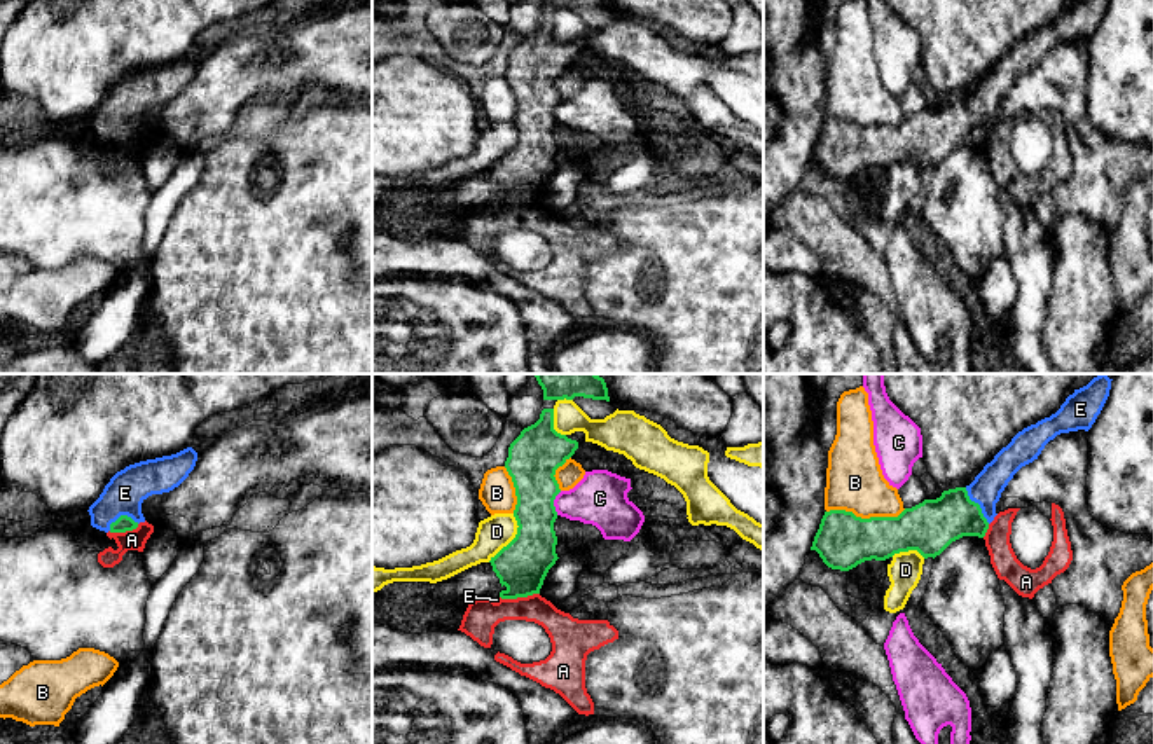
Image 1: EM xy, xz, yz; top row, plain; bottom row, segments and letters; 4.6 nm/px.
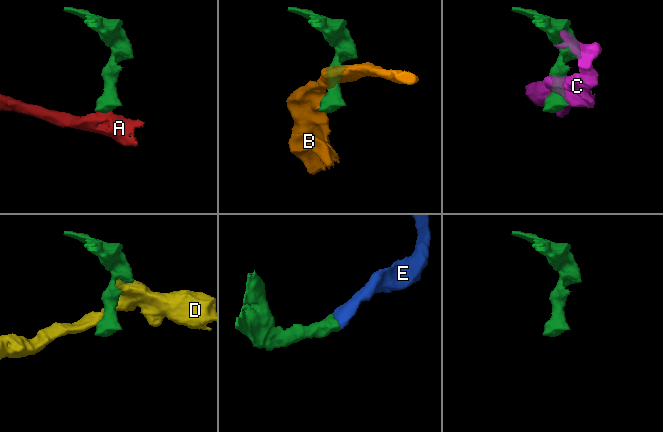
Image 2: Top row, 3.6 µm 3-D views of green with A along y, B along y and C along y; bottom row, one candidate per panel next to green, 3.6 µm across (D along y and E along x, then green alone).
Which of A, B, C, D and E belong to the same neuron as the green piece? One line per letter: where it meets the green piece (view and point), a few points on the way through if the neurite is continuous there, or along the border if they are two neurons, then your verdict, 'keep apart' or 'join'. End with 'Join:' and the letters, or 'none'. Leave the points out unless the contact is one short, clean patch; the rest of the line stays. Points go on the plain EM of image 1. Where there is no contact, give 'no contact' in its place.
A: meets green in xz at (519, 205); border along xz (538, 201), (500, 206); keep apart
B: meets green in yz at (865, 128); border along yz (905, 117), (897, 124), (869, 126), (844, 119), (827, 121); keep apart
C: meets green in xz at (552, 112); border along xz (561, 100), (554, 109), (556, 123); keep apart
D: meets green in xz at (514, 147); keep apart
E: meets green in yz at (979, 114); runs through yz (932, 135), (979, 114), (986, 98); join
Join: E

